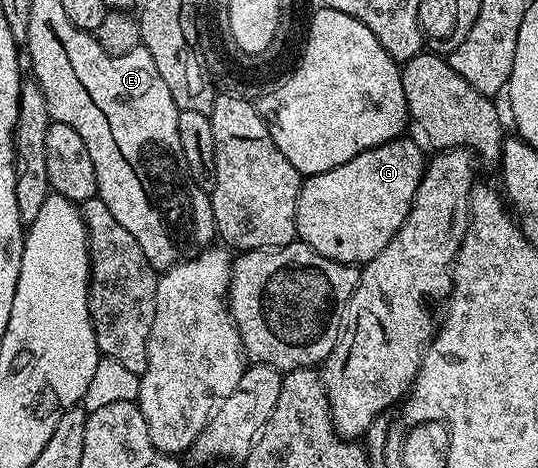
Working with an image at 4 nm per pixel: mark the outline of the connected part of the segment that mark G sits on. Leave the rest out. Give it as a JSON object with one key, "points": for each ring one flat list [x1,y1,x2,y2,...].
{"points":[[398,137,391,143,384,143,381,147,372,147,370,151,356,155,349,163,339,165,335,169,327,169,318,175,308,176,302,182,301,192,297,198,297,233,300,242,306,243,311,249,315,249,323,257,334,259,337,263,352,263,354,265,364,265,370,263,379,252,390,243,395,237,397,230,404,225,405,219,409,216,409,210,413,204,413,198,417,192,417,186,421,184,421,175,425,172,427,166,426,156,421,156,421,151,412,143,411,140,405,139,406,137]]}

